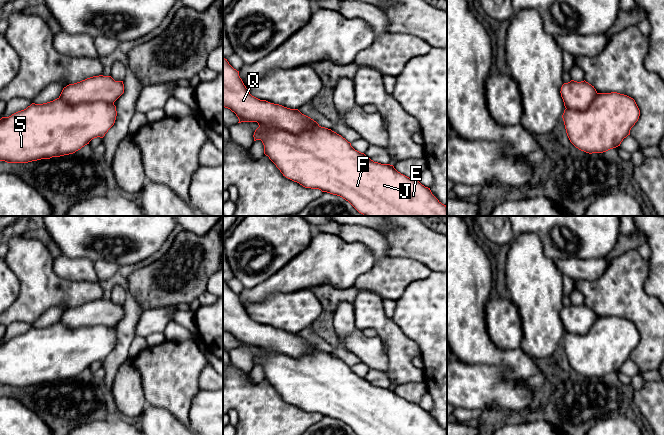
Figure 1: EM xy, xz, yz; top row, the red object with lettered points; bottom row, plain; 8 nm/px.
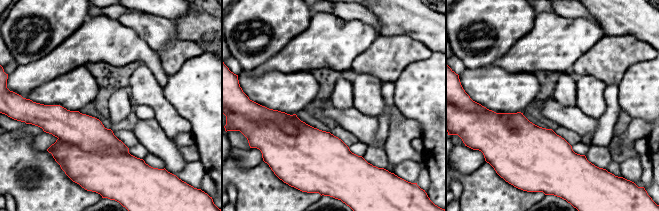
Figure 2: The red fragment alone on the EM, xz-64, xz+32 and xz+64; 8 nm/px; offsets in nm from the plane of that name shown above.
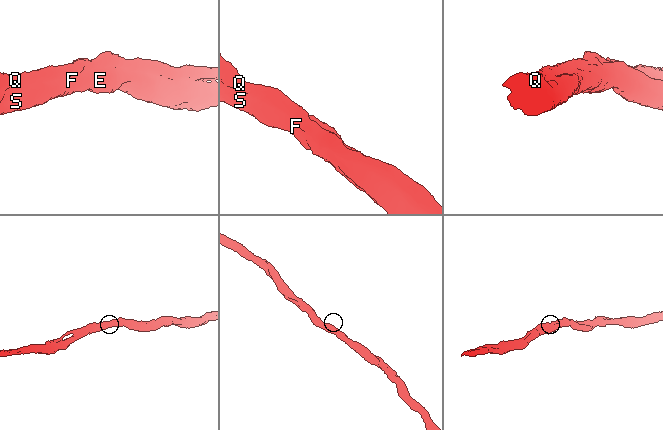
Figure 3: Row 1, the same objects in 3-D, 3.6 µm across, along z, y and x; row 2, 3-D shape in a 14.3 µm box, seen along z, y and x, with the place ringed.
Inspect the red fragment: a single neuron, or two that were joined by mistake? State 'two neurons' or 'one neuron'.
one neuron

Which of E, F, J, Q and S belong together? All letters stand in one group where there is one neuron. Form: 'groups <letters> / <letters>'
groups E F J Q S

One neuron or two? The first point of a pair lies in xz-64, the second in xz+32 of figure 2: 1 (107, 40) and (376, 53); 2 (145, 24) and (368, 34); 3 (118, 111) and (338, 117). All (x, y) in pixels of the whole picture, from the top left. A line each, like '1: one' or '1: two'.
1: two
2: two
3: two

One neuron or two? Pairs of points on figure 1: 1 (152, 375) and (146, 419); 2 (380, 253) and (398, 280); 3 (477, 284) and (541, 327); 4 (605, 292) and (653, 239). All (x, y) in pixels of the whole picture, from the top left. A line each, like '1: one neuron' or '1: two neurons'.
1: two neurons
2: two neurons
3: two neurons
4: two neurons

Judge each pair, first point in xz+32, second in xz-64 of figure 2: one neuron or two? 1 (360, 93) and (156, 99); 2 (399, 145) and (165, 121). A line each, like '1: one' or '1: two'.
1: one
2: one

